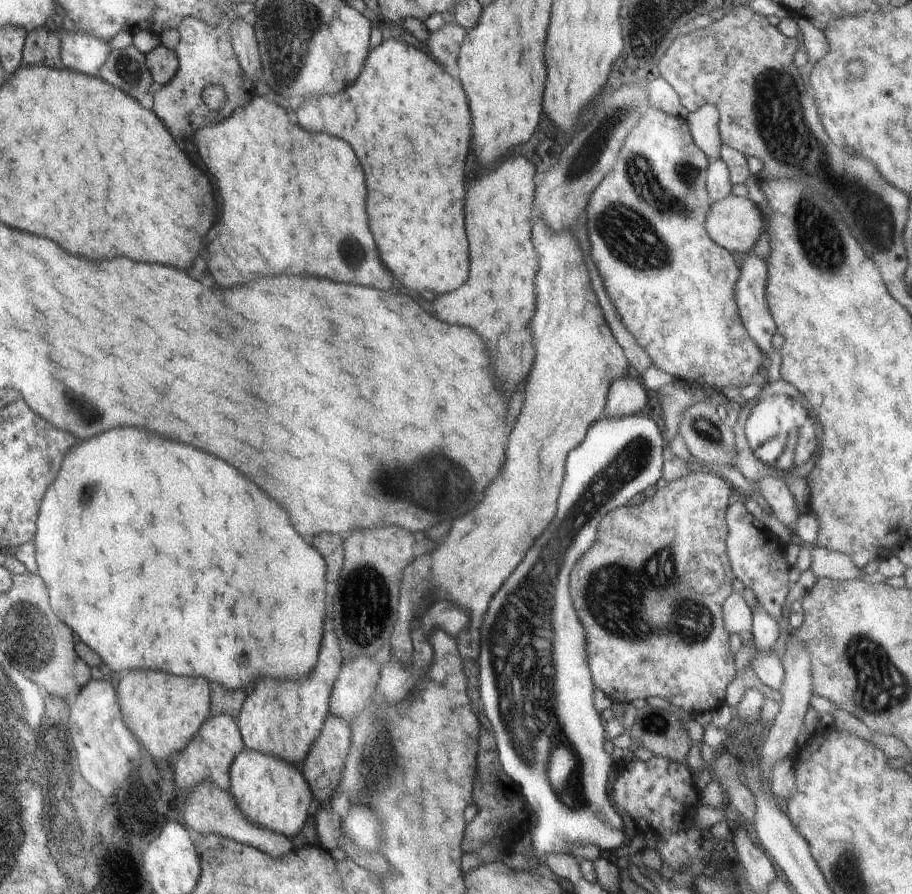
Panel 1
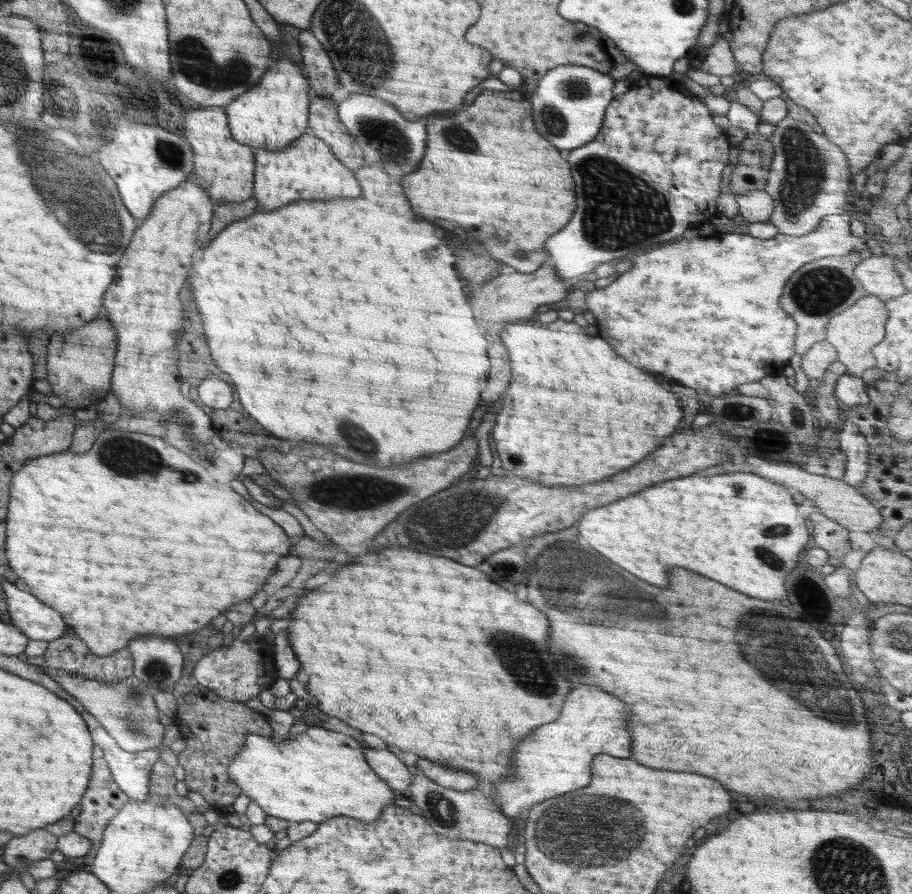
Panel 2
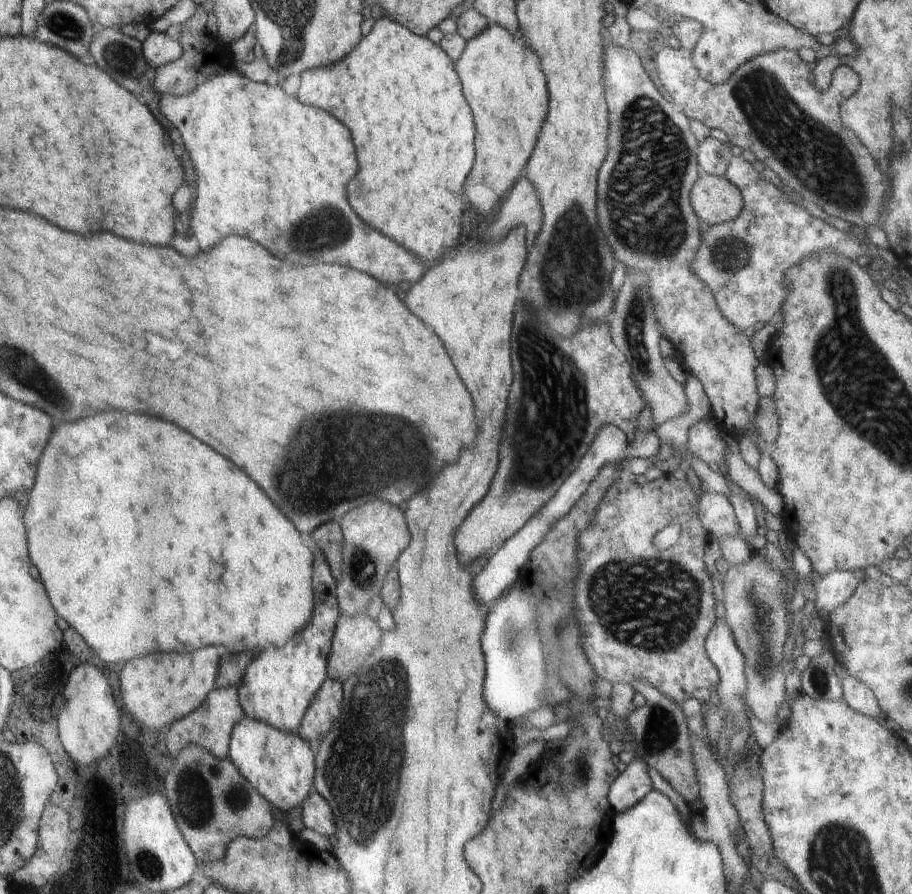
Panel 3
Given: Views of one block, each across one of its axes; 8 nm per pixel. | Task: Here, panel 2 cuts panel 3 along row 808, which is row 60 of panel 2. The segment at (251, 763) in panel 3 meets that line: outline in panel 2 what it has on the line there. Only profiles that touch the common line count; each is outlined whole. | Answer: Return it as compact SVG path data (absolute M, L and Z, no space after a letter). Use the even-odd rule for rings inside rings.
M280 57L264 73L255 87L235 98L225 107L232 138L256 150L284 150L309 128L309 106L313 94L309 81L292 59Z

